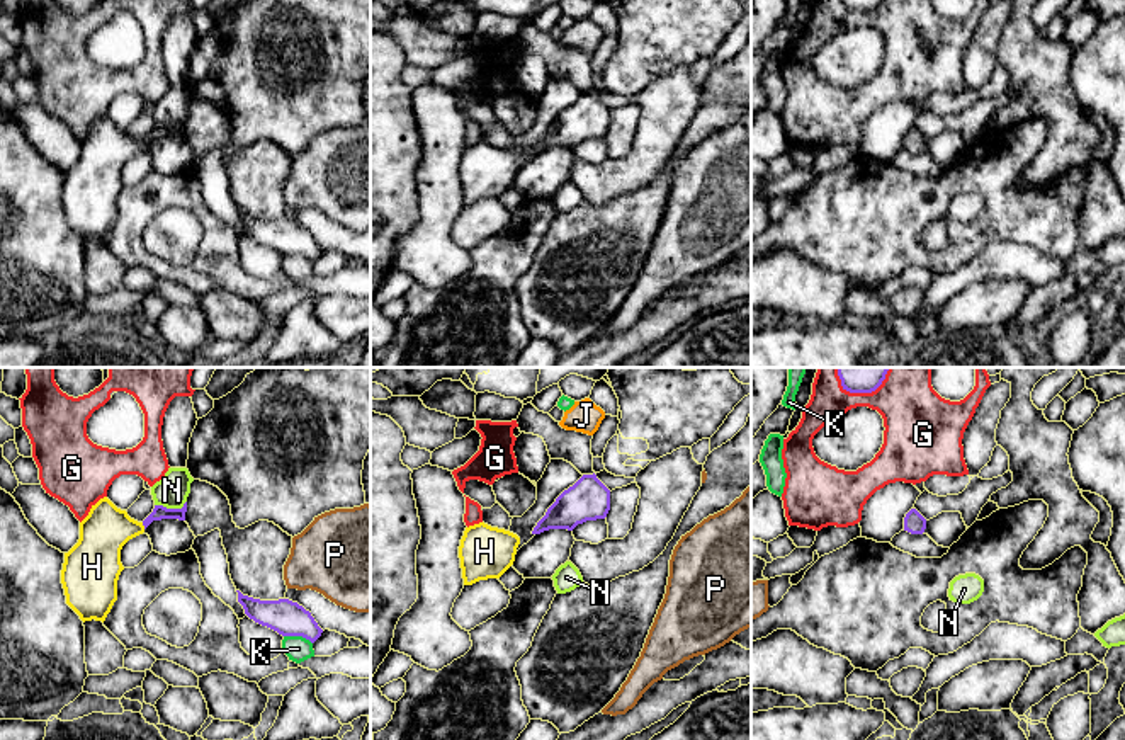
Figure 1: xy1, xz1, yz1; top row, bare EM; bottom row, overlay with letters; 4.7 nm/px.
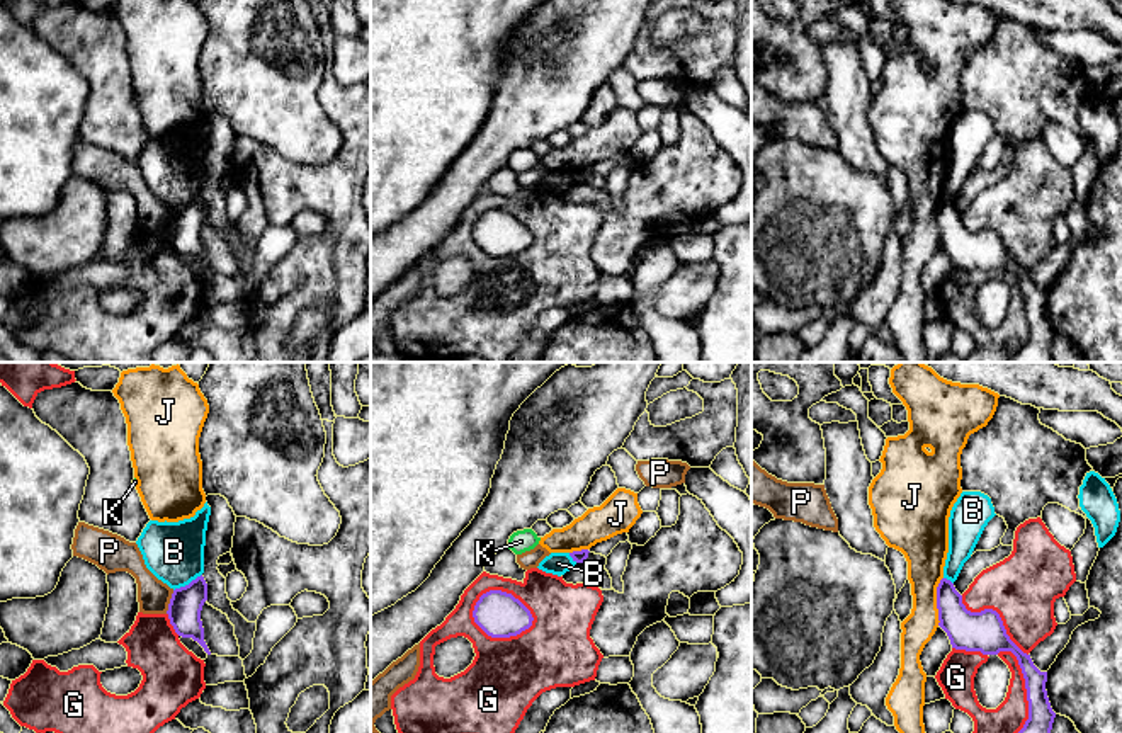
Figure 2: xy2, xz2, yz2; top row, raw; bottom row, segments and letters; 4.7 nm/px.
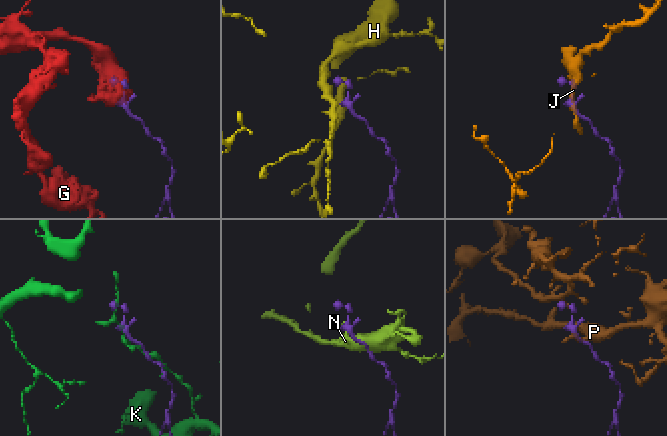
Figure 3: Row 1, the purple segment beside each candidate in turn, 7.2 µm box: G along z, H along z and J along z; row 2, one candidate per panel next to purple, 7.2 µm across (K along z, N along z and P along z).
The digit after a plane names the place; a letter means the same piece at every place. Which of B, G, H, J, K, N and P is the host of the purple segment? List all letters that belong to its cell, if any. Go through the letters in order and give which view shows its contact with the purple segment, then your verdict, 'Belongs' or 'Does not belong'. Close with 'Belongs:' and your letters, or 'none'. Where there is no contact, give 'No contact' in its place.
B: Touches purple in xy2. Does not belong
G: Touches purple in xz2. Does not belong
H: Touches purple in xy1. Belongs
J: Touches purple in yz2. Does not belong
K: Touches purple in xy1. Does not belong
N: Touches purple in xy1. Does not belong
P: Touches purple in xy2. Does not belong
Belongs: H

